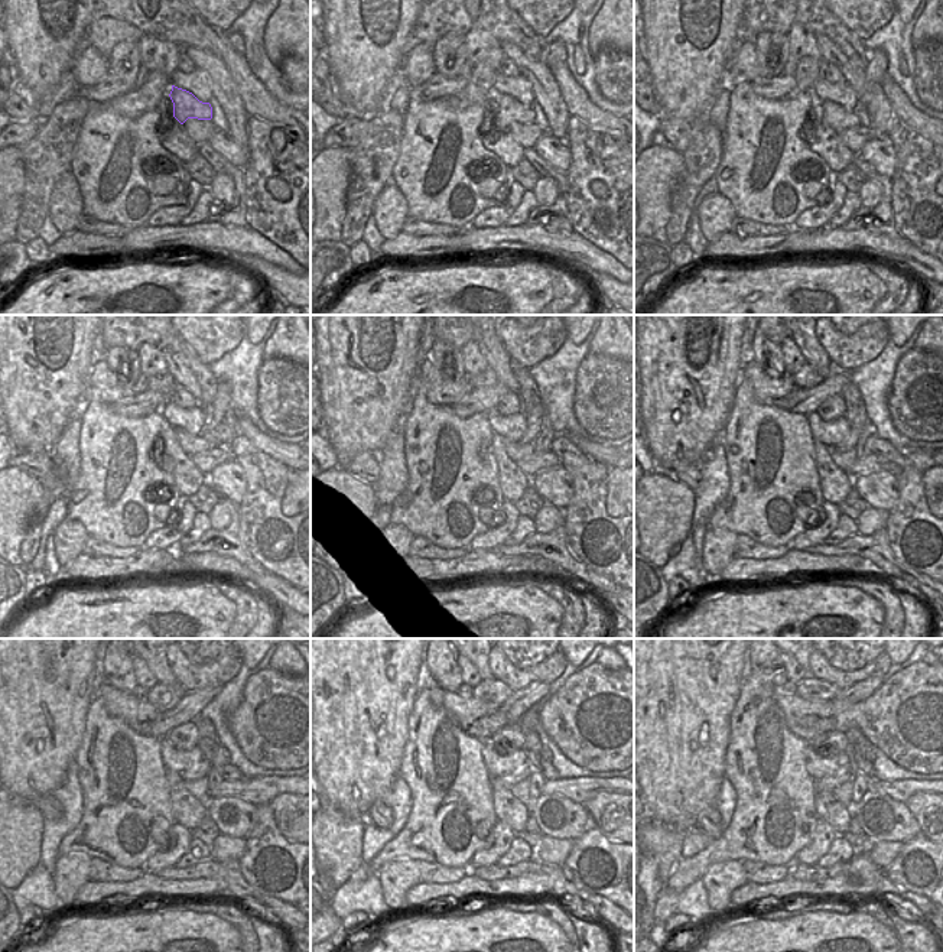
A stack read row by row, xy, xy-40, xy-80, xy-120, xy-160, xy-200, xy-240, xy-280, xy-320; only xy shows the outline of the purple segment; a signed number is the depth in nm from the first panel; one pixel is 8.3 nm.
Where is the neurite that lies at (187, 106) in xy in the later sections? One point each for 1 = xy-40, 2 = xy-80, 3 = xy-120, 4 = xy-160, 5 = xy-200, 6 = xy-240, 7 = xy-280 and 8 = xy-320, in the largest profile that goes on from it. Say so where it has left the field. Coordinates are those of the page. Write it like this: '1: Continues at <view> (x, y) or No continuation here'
1: Continues at xy-40 (509, 110)
2: Continues at xy-80 (836, 116)
3: Continues at xy-120 (191, 445)
4: Continues at xy-160 (517, 451)
5: Continues at xy-200 (844, 460)
6: Continues at xy-240 (198, 788)
7: Continues at xy-280 (522, 790)
8: Continues at xy-320 (844, 793)

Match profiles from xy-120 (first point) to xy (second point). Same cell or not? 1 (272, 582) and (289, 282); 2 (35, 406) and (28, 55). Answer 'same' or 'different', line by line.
1: different
2: same

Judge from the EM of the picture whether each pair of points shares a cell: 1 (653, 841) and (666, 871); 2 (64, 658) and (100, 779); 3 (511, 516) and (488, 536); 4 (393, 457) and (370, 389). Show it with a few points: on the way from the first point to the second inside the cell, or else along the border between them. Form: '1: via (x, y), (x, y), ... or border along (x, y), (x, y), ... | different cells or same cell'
1: via (660, 848), (666, 854), (666, 864) | same cell
2: border along (94, 697), (87, 711), (85, 731), (74, 760) | different cells
3: via (509, 523), (496, 536) | same cell
4: border along (403, 419), (394, 425), (379, 452) | different cells

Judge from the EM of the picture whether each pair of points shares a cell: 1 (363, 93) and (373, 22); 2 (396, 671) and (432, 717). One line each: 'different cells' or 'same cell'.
1: same cell
2: different cells

